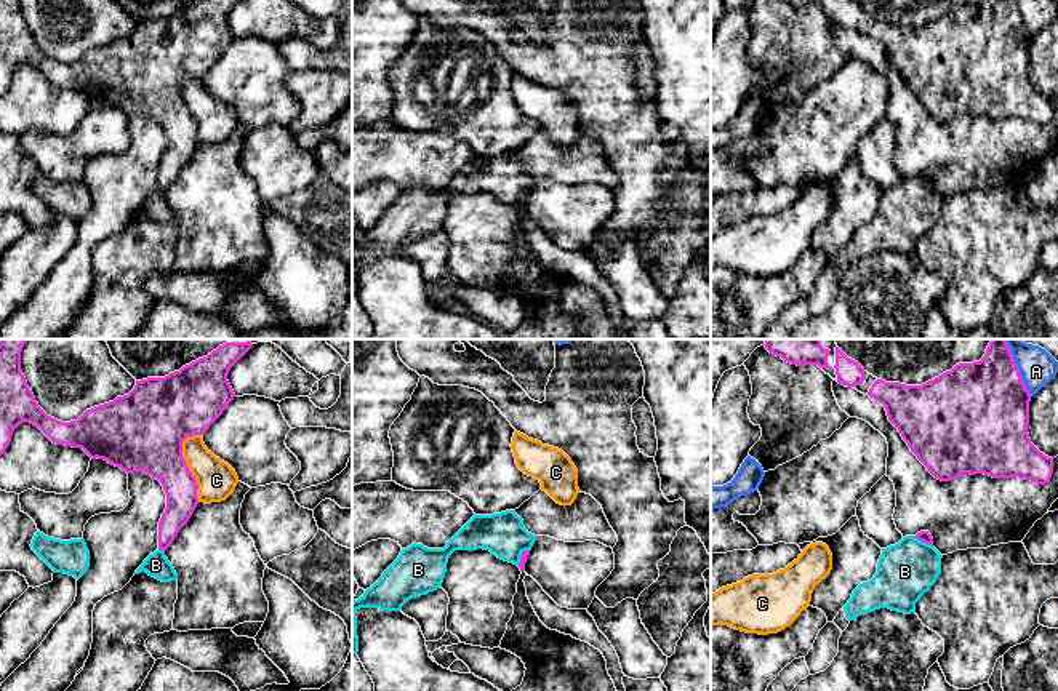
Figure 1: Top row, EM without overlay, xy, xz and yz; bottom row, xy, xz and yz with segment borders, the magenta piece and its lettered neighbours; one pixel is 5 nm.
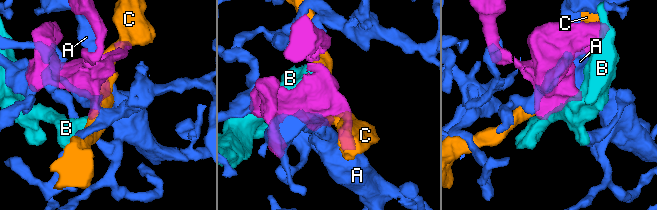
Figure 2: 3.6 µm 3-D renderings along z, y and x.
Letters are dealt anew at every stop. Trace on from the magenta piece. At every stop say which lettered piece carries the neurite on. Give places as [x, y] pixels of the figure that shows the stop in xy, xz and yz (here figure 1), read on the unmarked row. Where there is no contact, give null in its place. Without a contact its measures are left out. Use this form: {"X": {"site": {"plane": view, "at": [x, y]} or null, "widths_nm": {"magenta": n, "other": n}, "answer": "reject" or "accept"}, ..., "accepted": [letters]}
{"A": {"site": {"plane": "yz", "at": [1020, 19]}, "widths_nm": {"magenta": 480, "other": 150}, "answer": "reject"}, "B": {"site": {"plane": "yz", "at": [924, 183]}, "widths_nm": {"magenta": 60, "other": 280}, "answer": "reject"}, "C": {"site": {"plane": "xy", "at": [186, 107]}, "widths_nm": {"magenta": 360, "other": 200}, "answer": "reject"}, "accepted": []}

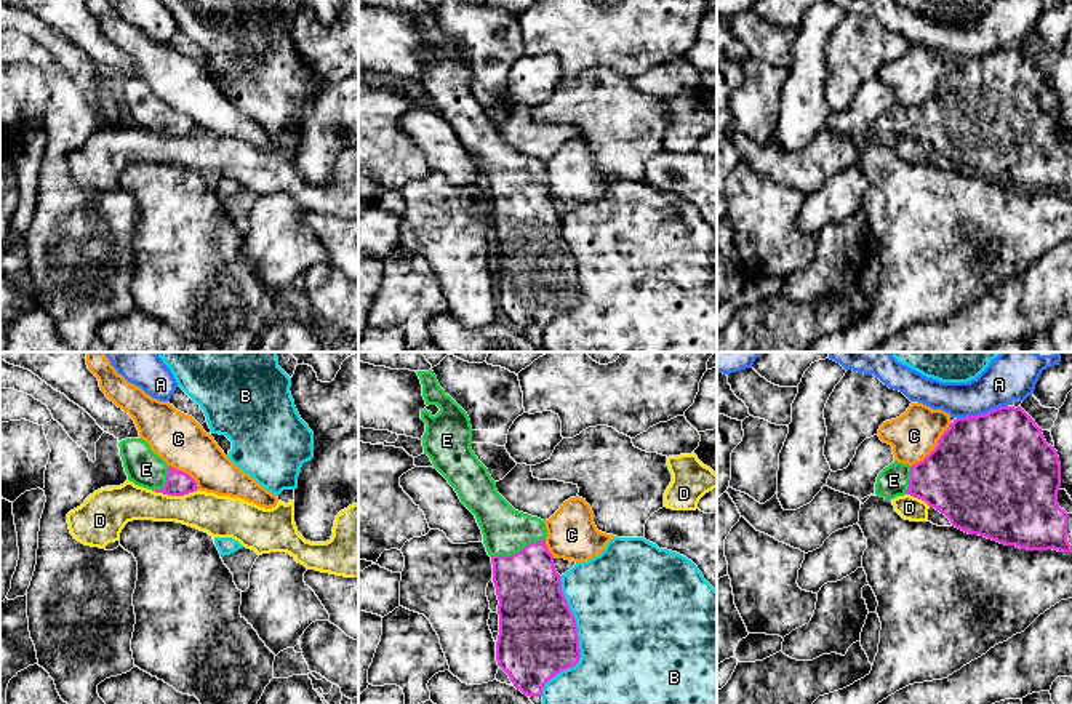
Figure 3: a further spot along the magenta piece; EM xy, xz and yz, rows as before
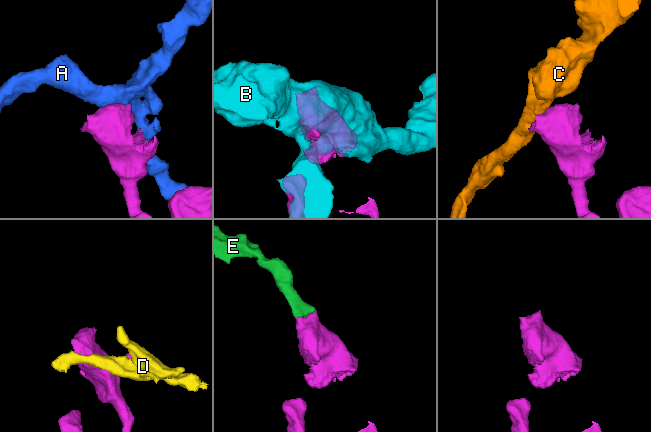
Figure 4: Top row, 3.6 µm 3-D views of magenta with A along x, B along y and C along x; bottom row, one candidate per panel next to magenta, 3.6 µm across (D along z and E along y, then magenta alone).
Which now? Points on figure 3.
{"A": {"site": {"plane": "yz", "at": [981, 56]}, "widths_nm": {"magenta": 500, "other": 220}, "answer": "reject"}, "B": {"site": {"plane": "xz", "at": [578, 282]}, "widths_nm": {"magenta": 400, "other": 500}, "answer": "reject"}, "C": {"site": {"plane": "yz", "at": [936, 88]}, "widths_nm": {"magenta": 500, "other": 240}, "answer": "reject"}, "D": {"site": {"plane": "xy", "at": [175, 136]}, "widths_nm": {"magenta": 130, "other": 200}, "answer": "reject"}, "E": {"site": {"plane": "xz", "at": [517, 194]}, "widths_nm": {"magenta": 320, "other": 240}, "answer": "accept"}, "accepted": ["E"]}

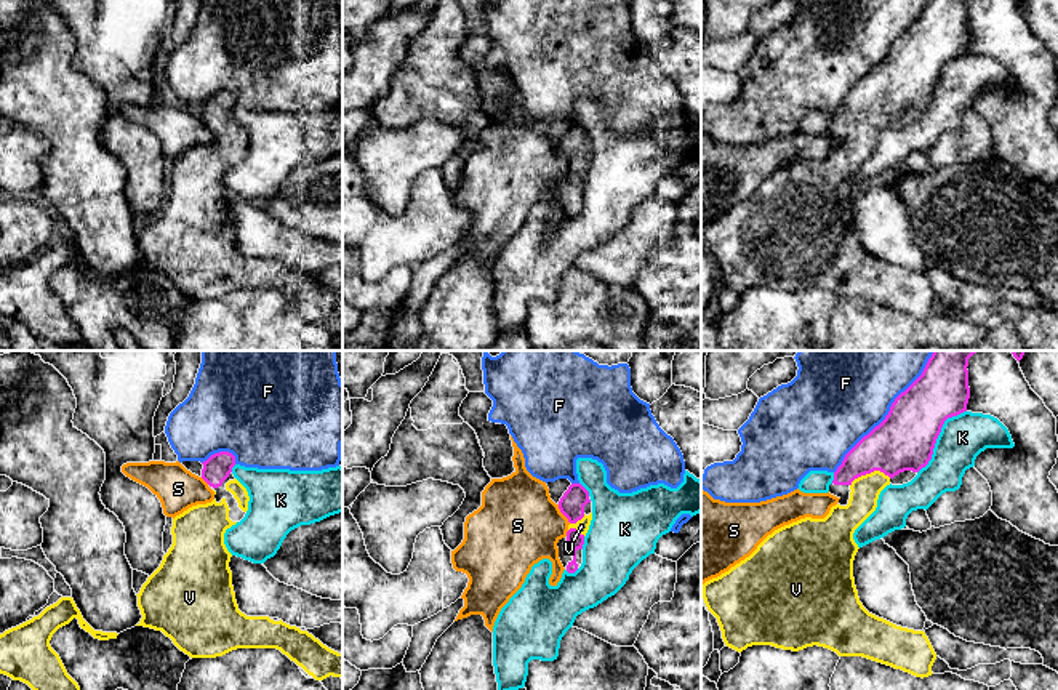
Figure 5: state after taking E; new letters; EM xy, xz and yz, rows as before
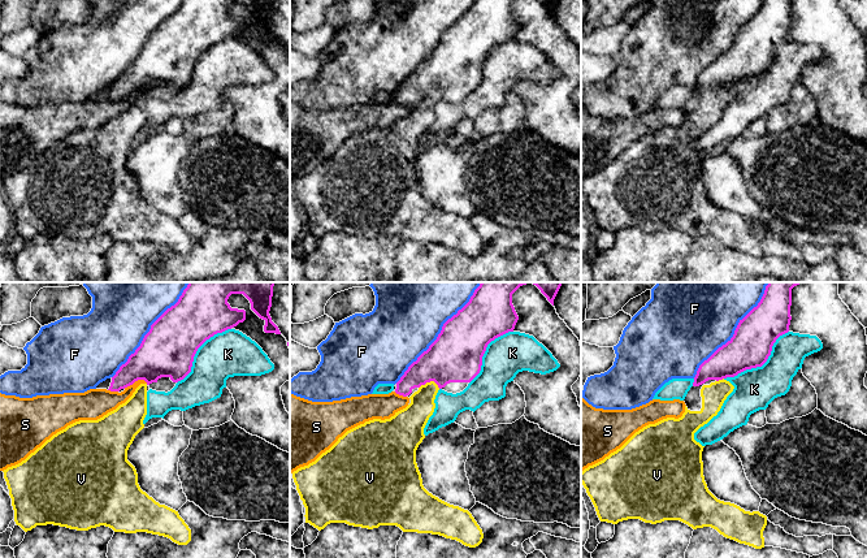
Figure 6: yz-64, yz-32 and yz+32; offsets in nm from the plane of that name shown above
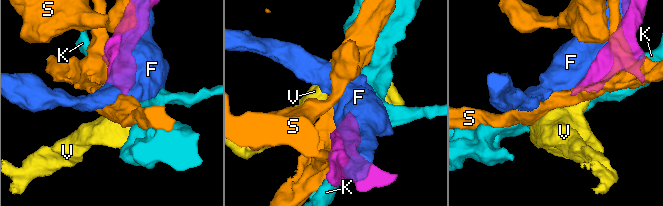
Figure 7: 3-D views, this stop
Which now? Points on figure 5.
{"F": {"site": {"plane": "yz", "at": [885, 58]}, "widths_nm": {"magenta": 300, "other": 440}, "answer": "reject"}, "K": {"site": {"plane": "yz", "at": [937, 79]}, "widths_nm": {"magenta": 300, "other": 240}, "answer": "reject"}, "S": {"site": {"plane": "xz", "at": [562, 154]}, "widths_nm": {"magenta": 130, "other": 420}, "answer": "reject"}, "V": {"site": {"plane": "yz", "at": [869, 114]}, "widths_nm": {"magenta": 300, "other": 140}, "answer": "accept"}, "accepted": ["V"]}

